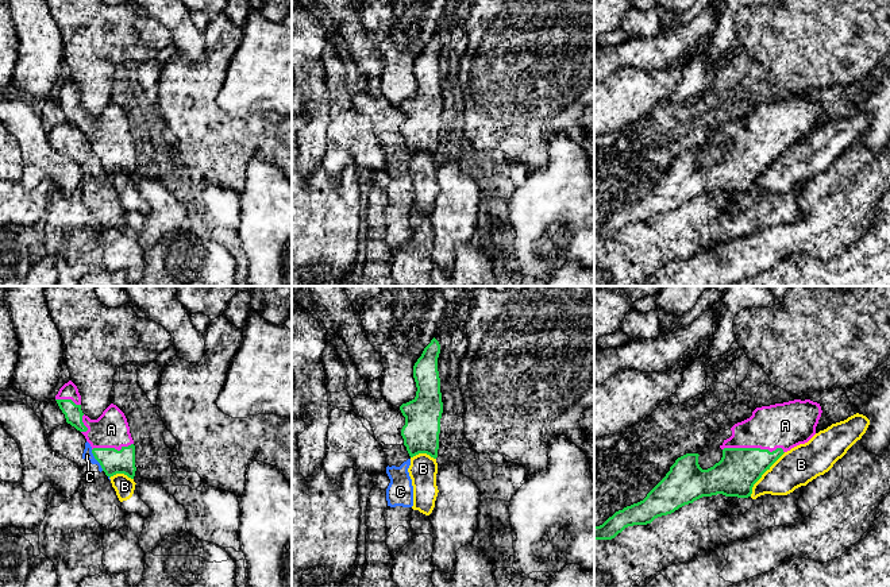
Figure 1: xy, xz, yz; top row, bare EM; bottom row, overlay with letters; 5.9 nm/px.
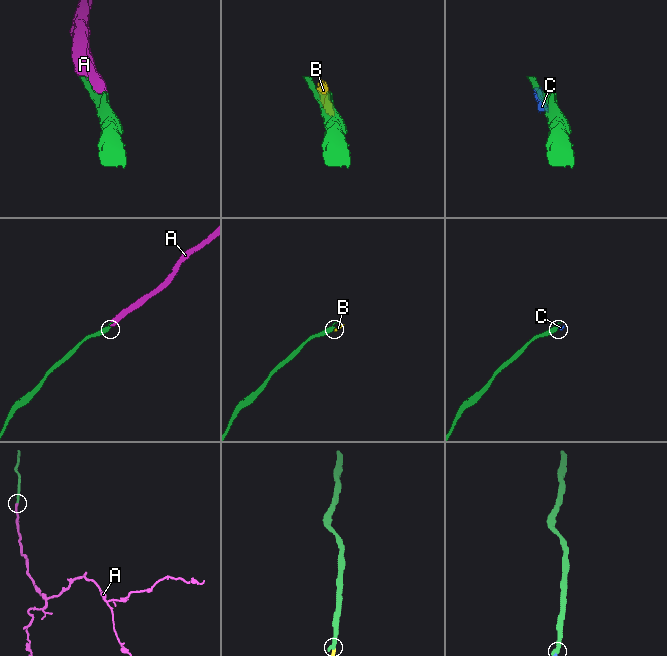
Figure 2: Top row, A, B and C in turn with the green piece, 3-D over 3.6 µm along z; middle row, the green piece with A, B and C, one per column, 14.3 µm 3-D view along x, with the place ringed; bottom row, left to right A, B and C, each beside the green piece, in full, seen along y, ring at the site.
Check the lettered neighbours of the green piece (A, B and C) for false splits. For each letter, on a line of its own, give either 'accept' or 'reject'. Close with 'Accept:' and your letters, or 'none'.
A: accept
B: reject
C: reject
Accept: A

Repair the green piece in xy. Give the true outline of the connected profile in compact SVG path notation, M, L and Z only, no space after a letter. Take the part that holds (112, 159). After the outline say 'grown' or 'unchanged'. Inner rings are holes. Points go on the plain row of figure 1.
M72 78L59 86L55 99L66 120L85 134L105 173L124 171L134 177L135 143L122 108L111 101L97 117L90 117L81 108L81 93Z; grown

